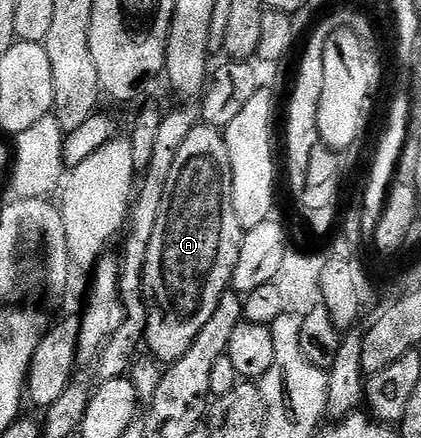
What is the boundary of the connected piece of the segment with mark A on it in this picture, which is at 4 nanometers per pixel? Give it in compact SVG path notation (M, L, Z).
M199 124L189 131L173 167L165 179L165 195L161 197L161 211L157 211L157 227L153 239L149 239L149 253L145 255L143 268L143 302L147 305L147 326L142 340L146 351L159 363L170 363L181 359L185 351L197 339L201 327L213 319L213 311L221 303L223 294L228 292L233 267L239 258L244 230L235 222L235 213L229 207L229 193L225 188L225 173L215 162L215 153L222 154L225 141L220 130Z

